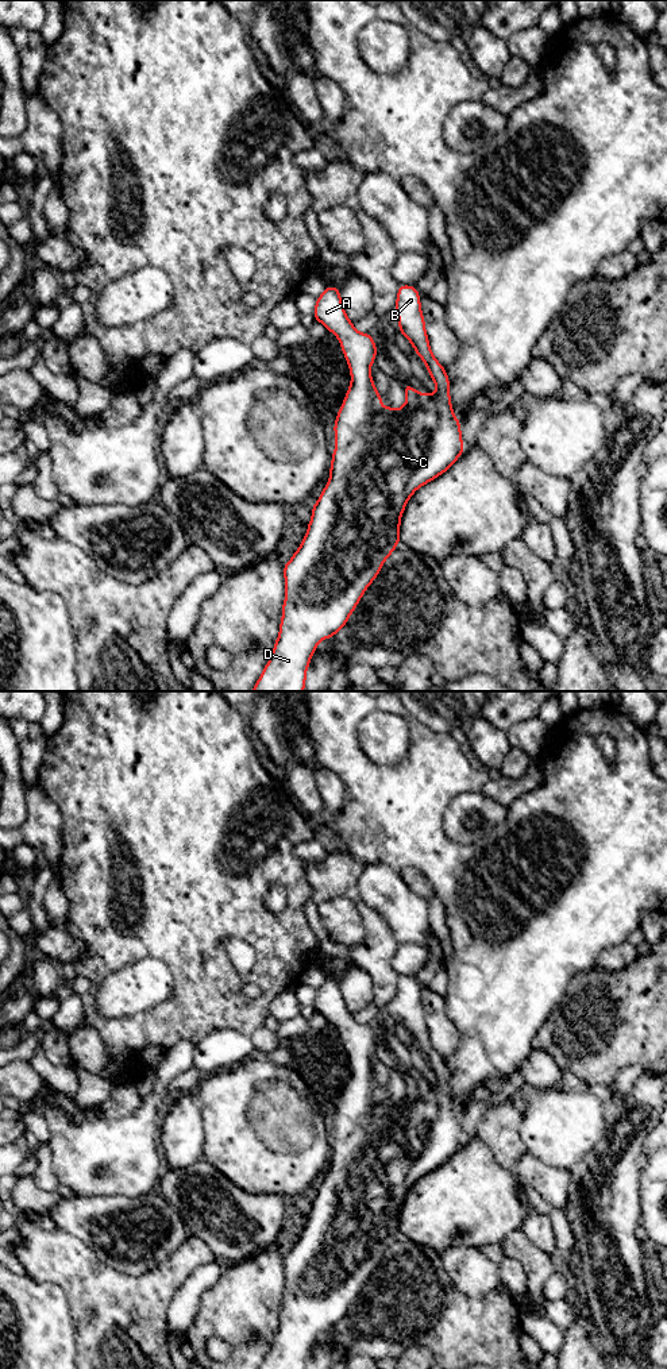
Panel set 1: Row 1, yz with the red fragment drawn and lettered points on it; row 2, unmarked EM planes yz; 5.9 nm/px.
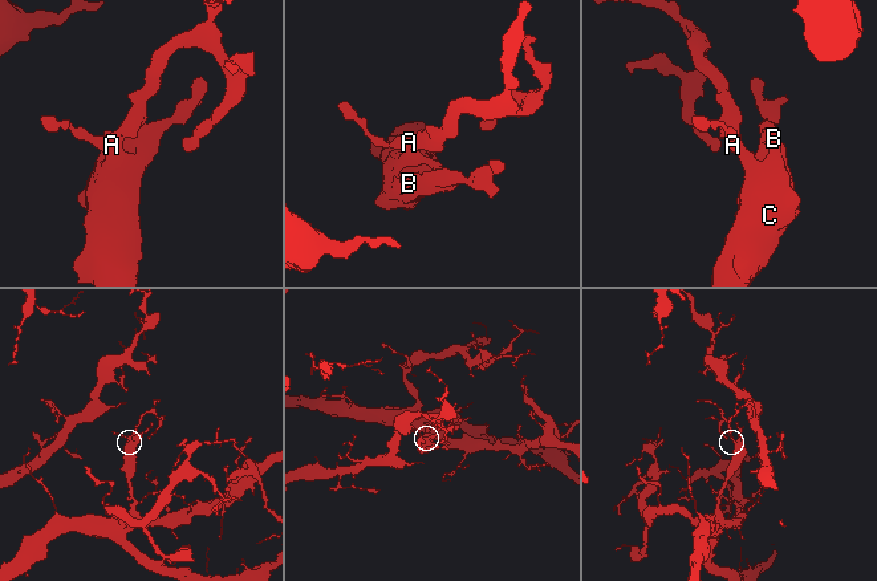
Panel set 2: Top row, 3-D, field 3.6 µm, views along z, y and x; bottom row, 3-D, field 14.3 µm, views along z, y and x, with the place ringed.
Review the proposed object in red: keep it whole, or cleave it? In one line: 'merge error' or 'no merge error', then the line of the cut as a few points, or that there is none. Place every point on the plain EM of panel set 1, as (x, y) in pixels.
no merge error; no cut

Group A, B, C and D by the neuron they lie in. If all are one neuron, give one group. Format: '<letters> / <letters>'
A B C D

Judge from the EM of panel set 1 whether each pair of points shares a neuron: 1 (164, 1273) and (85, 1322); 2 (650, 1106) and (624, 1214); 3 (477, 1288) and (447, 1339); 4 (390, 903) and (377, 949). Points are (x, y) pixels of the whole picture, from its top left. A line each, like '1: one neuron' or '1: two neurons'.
1: one neuron
2: one neuron
3: two neurons
4: two neurons

